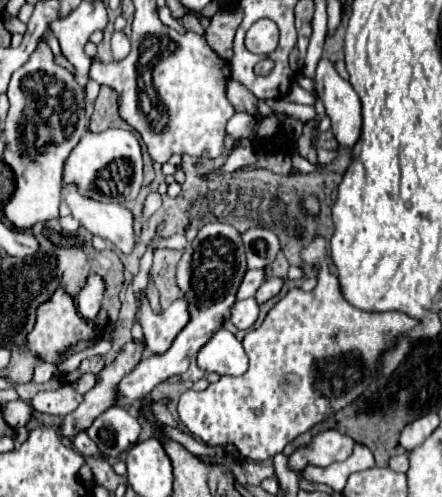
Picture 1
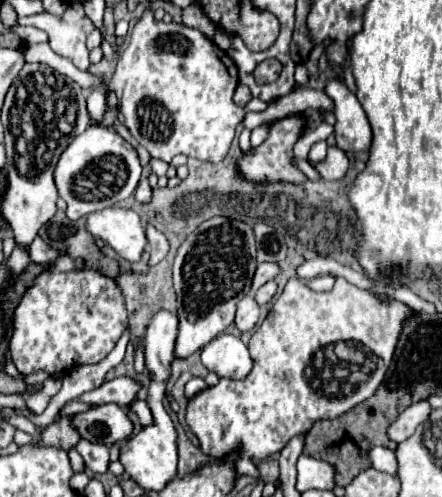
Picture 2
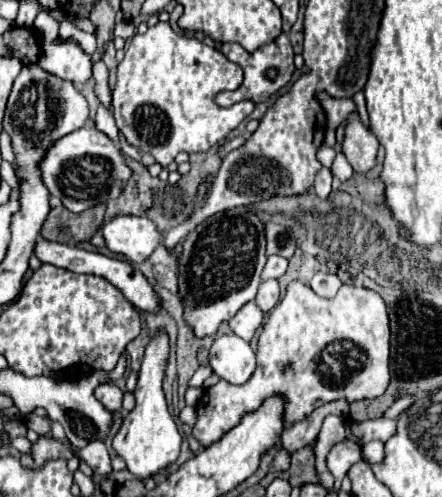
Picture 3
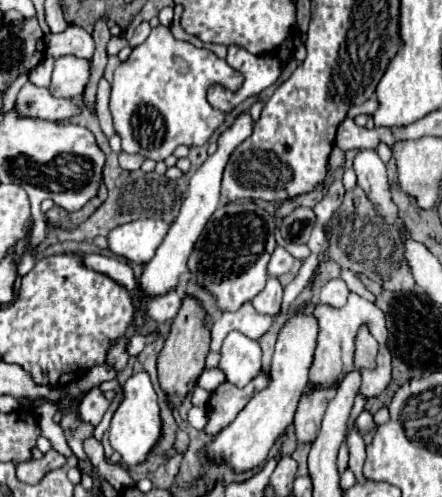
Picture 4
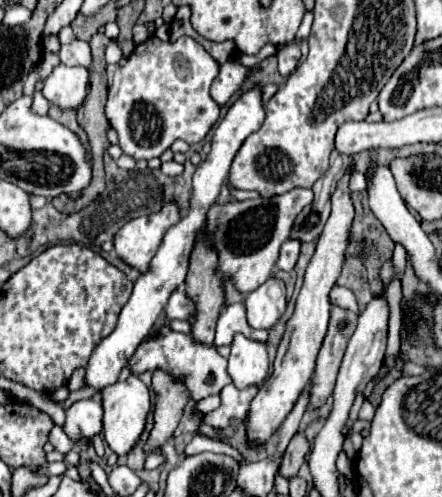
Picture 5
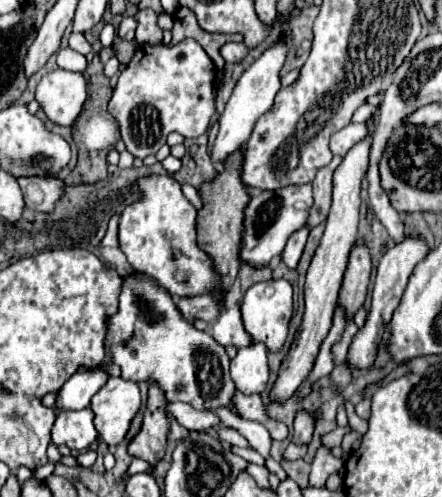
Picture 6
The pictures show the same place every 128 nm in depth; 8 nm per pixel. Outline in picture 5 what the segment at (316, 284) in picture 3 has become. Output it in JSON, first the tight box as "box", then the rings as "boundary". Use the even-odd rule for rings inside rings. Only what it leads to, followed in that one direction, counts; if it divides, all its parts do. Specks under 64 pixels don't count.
{"box":[330,286,358,314],"boundary":[[[334,286],[334,288],[332,288],[332,292],[330,292],[330,304],[358,314],[356,298],[354,298],[354,294],[352,294],[348,288],[344,288],[344,286]]]}

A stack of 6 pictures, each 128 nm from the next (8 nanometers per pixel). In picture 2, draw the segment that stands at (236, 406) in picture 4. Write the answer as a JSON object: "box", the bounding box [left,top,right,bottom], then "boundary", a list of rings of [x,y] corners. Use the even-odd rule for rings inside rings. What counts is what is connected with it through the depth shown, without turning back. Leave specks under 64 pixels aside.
{"box":[186,278,416,476],"boundary":[[[336,278],[330,292],[314,292],[300,280],[290,280],[266,320],[248,342],[248,350],[254,360],[252,372],[242,380],[220,378],[216,386],[192,396],[186,406],[186,424],[200,440],[204,454],[214,460],[224,460],[226,456],[236,454],[238,458],[234,460],[234,468],[238,476],[248,476],[252,460],[264,460],[280,452],[290,438],[304,436],[314,422],[322,418],[338,418],[374,396],[392,362],[400,328],[404,326],[404,320],[412,316],[416,316],[416,312],[410,306],[402,302],[384,302],[370,290],[356,288],[344,278]],[[340,342],[360,344],[360,350],[346,352],[344,358],[336,356],[334,348]]]}

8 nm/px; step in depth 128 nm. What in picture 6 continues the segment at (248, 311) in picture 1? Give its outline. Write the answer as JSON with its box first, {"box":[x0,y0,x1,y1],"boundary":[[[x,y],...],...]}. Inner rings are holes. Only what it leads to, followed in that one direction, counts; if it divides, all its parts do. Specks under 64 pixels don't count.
{"box":[210,306,252,348],"boundary":[[[240,306],[226,308],[216,318],[216,322],[212,324],[210,334],[222,346],[230,346],[232,344],[236,348],[242,348],[242,346],[250,346],[252,344],[252,336],[248,336],[248,332],[244,330],[242,318],[240,318]]]}

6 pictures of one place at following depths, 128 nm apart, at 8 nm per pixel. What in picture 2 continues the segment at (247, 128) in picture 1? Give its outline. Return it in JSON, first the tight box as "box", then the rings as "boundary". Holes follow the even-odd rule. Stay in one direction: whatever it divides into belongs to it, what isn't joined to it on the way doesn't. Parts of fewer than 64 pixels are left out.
{"box":[242,88,332,130],"boundary":[[[294,88],[288,96],[282,96],[280,100],[270,102],[270,106],[264,112],[248,112],[242,120],[244,128],[254,130],[256,126],[272,120],[280,120],[286,116],[296,116],[302,114],[304,110],[314,108],[314,110],[332,110],[332,100],[324,94],[324,90],[314,90],[314,88]]]}

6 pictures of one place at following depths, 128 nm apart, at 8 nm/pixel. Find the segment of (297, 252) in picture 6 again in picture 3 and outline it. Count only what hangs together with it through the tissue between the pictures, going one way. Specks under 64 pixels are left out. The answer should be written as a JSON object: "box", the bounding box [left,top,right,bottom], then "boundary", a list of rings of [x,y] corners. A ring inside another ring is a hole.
{"box":[262,256,288,280],"boundary":[[[270,256],[266,260],[264,272],[262,272],[262,280],[270,280],[270,278],[280,278],[288,268],[288,260],[282,256]]]}

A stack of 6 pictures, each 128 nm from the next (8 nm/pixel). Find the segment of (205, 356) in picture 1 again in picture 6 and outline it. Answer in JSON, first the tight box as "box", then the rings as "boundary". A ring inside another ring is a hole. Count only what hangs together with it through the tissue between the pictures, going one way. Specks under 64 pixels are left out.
{"box":[230,344,268,394],"boundary":[[[250,344],[240,348],[230,360],[230,374],[236,388],[244,394],[260,394],[268,384],[268,360],[264,344]]]}

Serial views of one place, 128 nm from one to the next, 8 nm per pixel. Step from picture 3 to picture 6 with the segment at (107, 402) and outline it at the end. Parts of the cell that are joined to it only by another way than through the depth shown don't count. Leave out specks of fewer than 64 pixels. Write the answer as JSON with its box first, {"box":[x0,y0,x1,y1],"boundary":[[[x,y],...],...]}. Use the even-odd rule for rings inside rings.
{"box":[52,408,98,450],"boundary":[[[90,408],[62,410],[52,428],[52,442],[56,446],[66,444],[70,448],[82,446],[82,450],[88,450],[96,438],[98,432],[94,428],[94,416]]]}

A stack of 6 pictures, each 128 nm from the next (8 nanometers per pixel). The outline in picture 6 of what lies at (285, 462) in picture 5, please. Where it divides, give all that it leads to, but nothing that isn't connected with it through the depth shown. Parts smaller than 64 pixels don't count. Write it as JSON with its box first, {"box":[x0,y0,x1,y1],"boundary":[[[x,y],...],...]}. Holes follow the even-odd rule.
{"box":[292,410,314,446],"boundary":[[[300,410],[296,420],[294,420],[294,436],[292,436],[292,442],[302,446],[302,444],[310,444],[312,440],[312,434],[314,434],[314,418],[312,414]]]}

